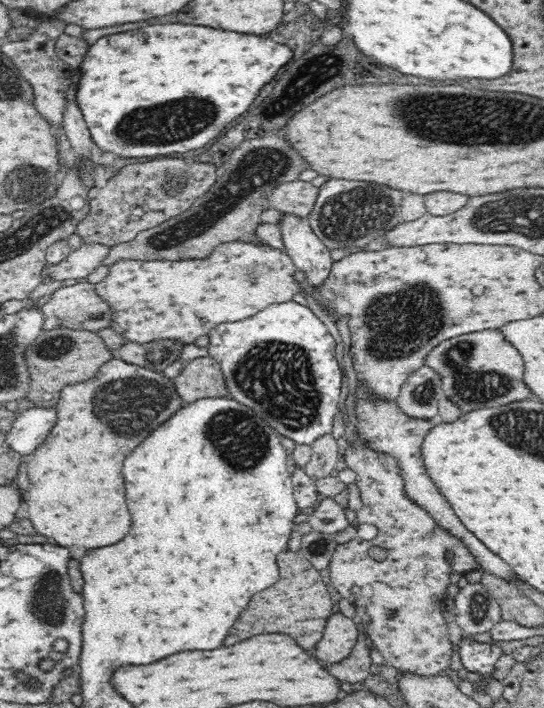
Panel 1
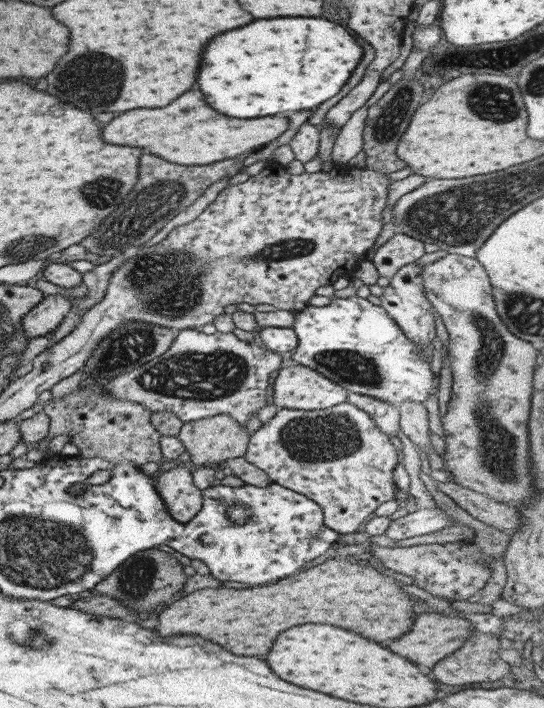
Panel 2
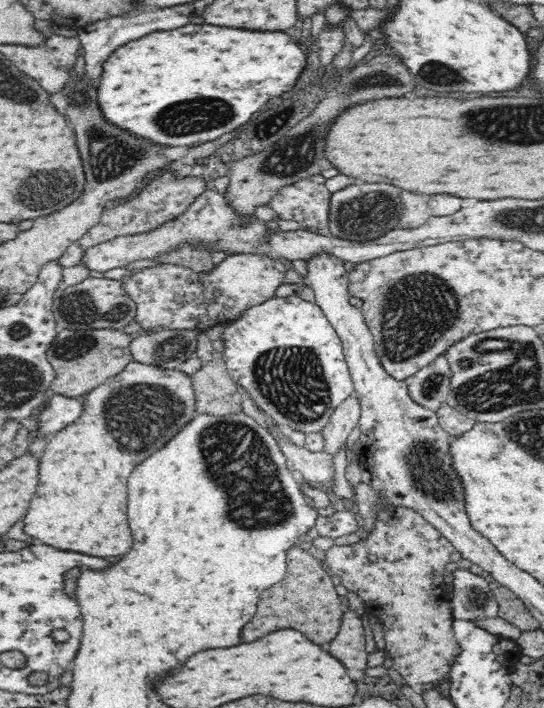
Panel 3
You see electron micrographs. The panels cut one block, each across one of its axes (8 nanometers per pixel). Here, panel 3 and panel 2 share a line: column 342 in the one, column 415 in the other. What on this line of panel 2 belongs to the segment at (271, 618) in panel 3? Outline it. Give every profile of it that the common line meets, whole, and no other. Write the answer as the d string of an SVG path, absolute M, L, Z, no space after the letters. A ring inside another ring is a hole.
M333 557L296 576L284 578L272 586L260 586L260 588L250 588L250 590L248 588L246 590L234 590L234 588L196 590L194 594L184 595L184 598L171 602L168 608L158 616L158 624L154 630L160 636L196 634L196 636L202 636L204 640L212 640L212 642L224 646L226 650L232 650L232 654L236 654L236 656L262 656L270 650L276 634L280 634L286 628L292 628L298 624L308 624L308 622L346 628L346 630L362 634L364 638L370 638L370 640L400 638L400 634L406 634L408 626L412 626L416 606L408 593L404 592L402 582L388 578L387 575L374 568L380 567L365 559L352 564L345 561L345 558L334 559Z

